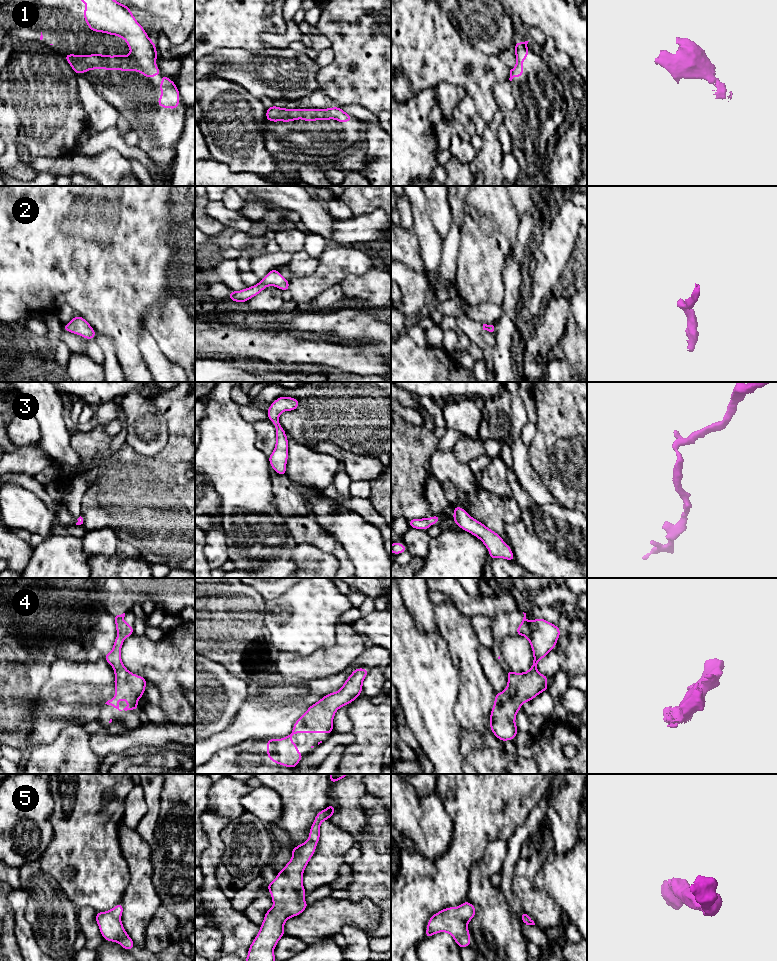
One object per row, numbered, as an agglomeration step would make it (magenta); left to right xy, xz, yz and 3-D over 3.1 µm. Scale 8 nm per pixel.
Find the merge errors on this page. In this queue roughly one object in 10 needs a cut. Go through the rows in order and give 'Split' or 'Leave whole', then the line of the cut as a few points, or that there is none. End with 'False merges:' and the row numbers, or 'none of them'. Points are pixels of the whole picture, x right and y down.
1: Leave whole. No split
2: Leave whole. No split
3: Leave whole. No split
4: Leave whole. No split
5: Leave whole. No split
False merges: none of them

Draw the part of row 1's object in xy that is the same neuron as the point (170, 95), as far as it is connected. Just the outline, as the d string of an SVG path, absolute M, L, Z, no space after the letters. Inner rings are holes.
M80 0L86 4L83 11L89 29L94 32L107 33L123 38L130 48L130 55L75 55L65 54L75 74L85 73L91 69L109 71L137 71L144 77L156 77L161 70L156 66L157 50L144 28L137 22L125 4L116 0ZM161 73L162 74L162 73ZM162 74L159 85L161 97L157 104L162 108L178 109L180 93L176 83Z

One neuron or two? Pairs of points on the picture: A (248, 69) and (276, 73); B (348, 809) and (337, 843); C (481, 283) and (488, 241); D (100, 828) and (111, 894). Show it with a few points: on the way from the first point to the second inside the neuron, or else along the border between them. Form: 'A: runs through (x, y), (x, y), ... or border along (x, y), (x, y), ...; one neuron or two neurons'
A: runs through (255, 73), (269, 73); one neuron
B: border along (328, 819), (344, 828), (357, 843); two neurons
C: runs through (481, 273), (481, 256), (483, 251); one neuron
D: runs through (100, 844), (100, 878); one neuron

